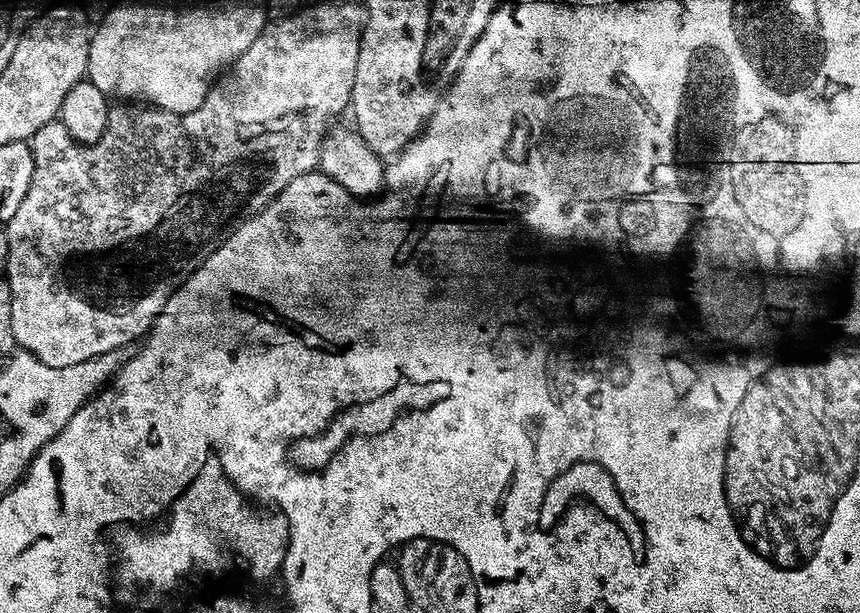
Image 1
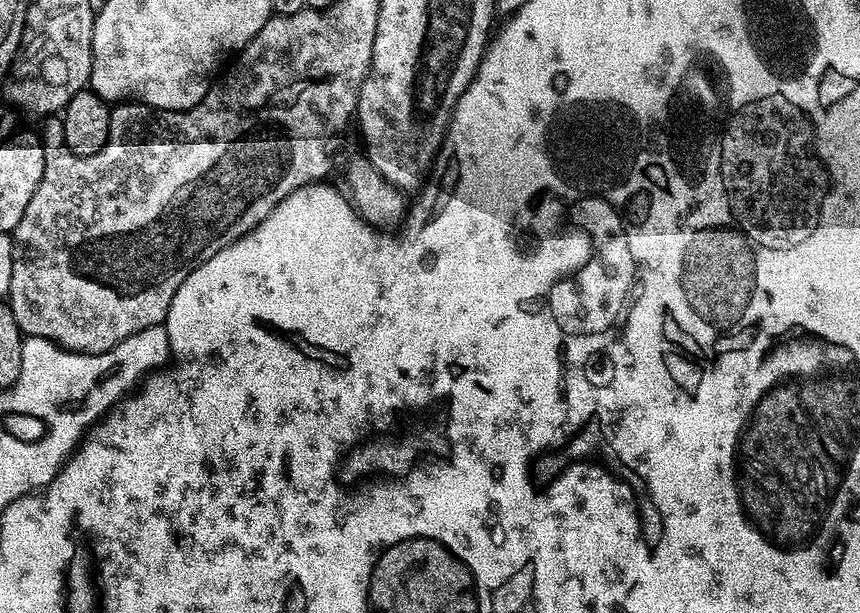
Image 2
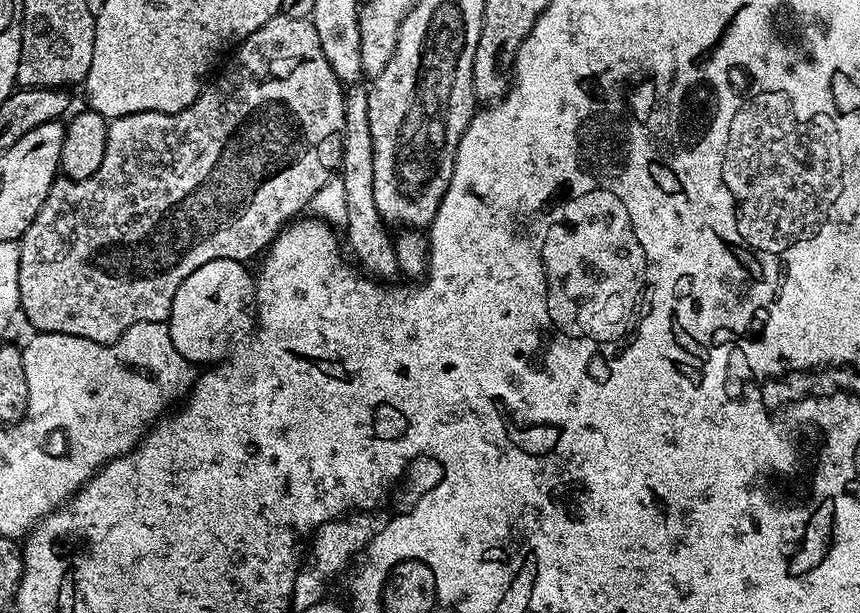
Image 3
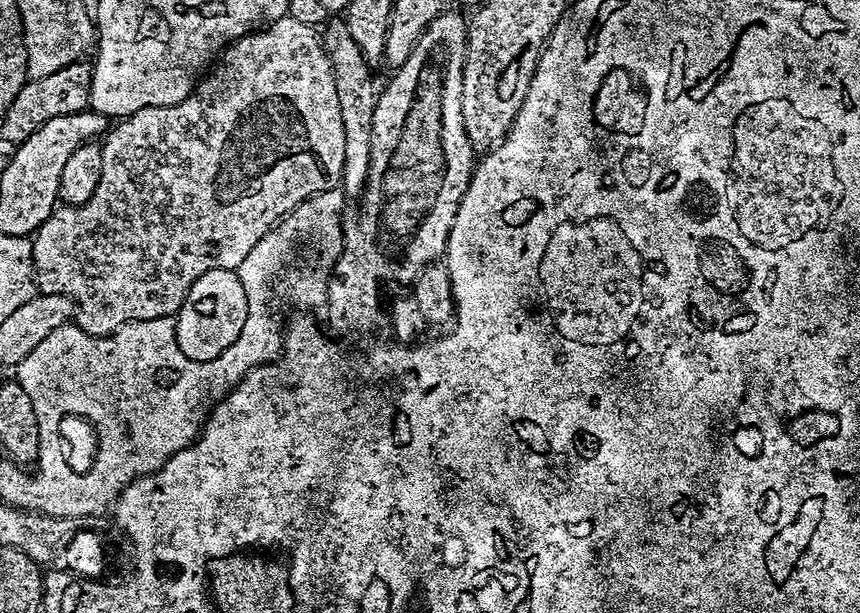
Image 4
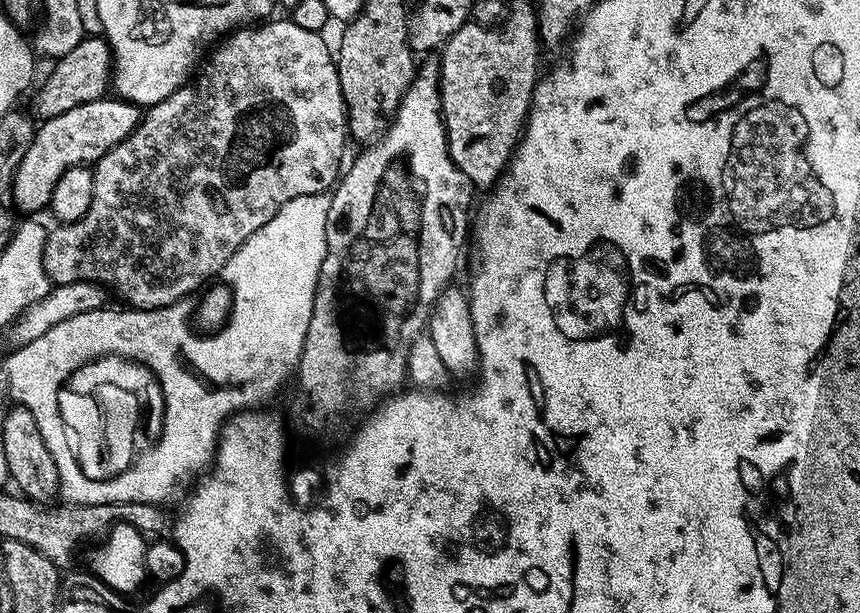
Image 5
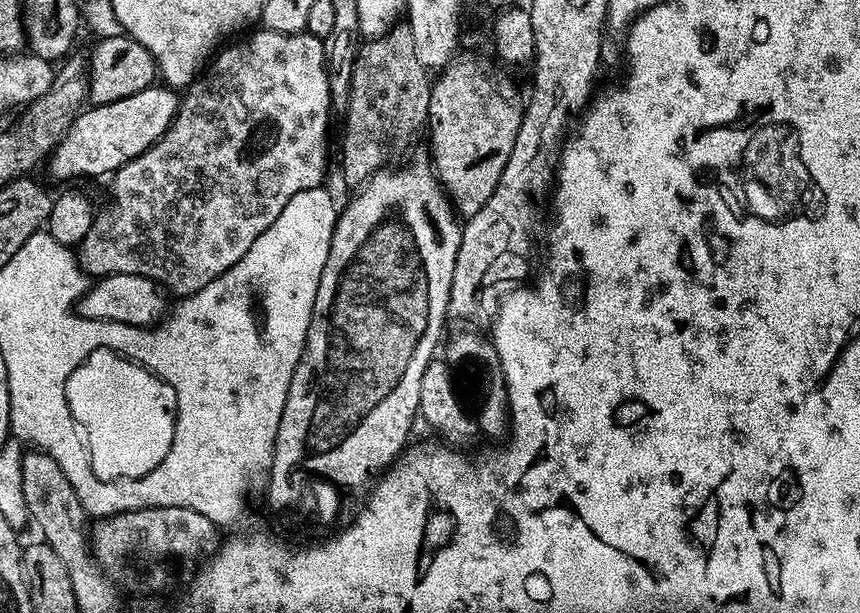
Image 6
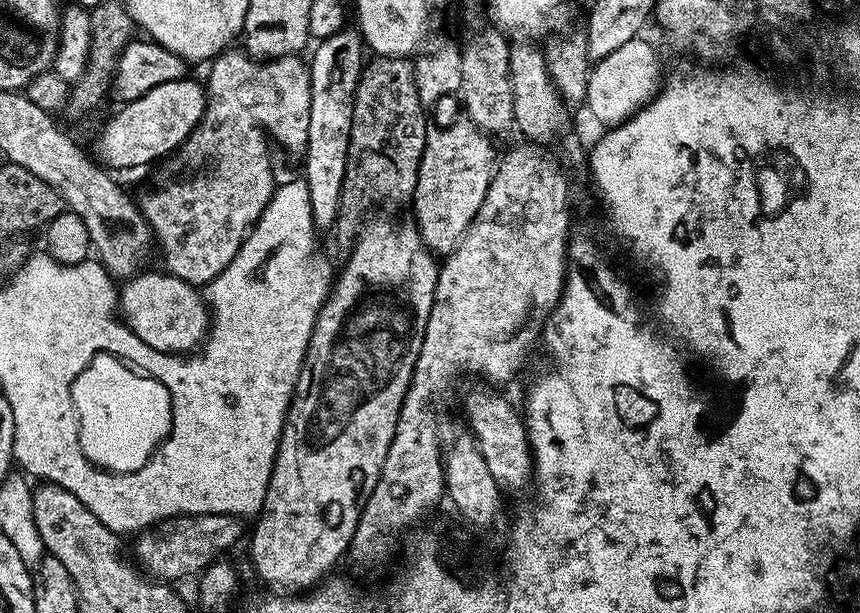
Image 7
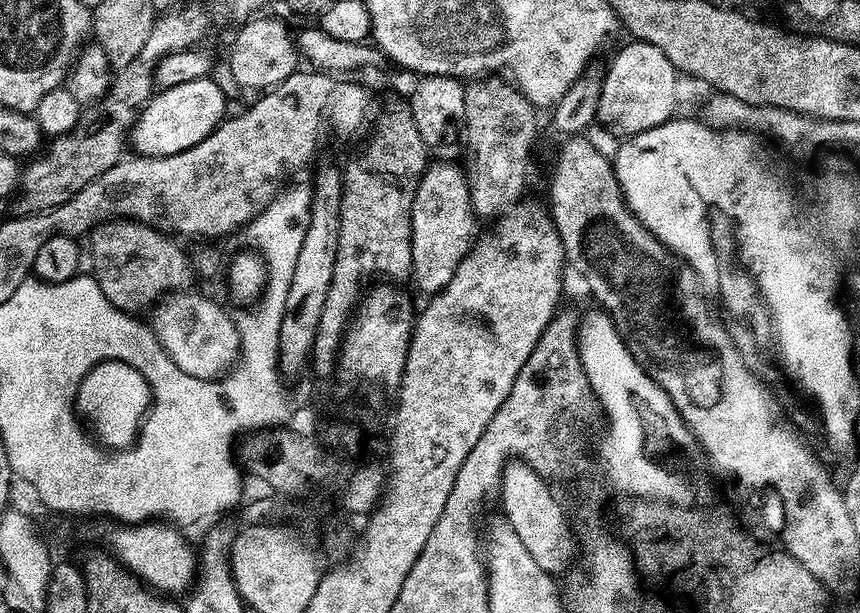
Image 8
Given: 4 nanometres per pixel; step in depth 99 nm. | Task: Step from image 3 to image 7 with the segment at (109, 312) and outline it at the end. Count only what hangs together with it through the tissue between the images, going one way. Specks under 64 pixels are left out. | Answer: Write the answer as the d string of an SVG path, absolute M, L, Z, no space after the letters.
M225 50L211 61L208 72L208 84L206 83L206 103L204 113L198 122L198 126L186 138L186 142L181 144L175 153L174 161L184 172L196 172L199 168L208 168L208 176L172 176L169 180L161 182L157 188L152 188L144 197L139 197L138 203L140 210L143 212L146 222L152 227L152 234L155 243L158 245L158 252L164 255L163 271L169 272L171 276L182 278L182 282L187 284L195 284L197 286L207 286L214 278L218 278L218 274L222 274L222 270L226 270L230 266L230 262L234 258L234 254L238 254L238 250L242 246L242 242L248 237L248 233L258 222L258 218L264 213L264 207L270 202L274 191L274 183L272 184L272 156L268 153L268 136L272 140L277 140L282 147L288 152L303 153L306 146L306 130L310 130L310 74L308 73L308 64L300 61L299 55L283 56L277 60L262 61L257 60L248 55L243 50Z

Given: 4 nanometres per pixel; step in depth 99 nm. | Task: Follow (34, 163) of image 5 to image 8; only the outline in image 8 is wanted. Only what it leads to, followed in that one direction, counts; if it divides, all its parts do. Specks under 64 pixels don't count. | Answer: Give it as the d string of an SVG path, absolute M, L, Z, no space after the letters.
M212 78L195 80L194 82L182 82L182 86L170 86L159 89L148 101L146 107L140 109L136 118L136 125L130 133L130 144L141 156L169 156L178 154L182 150L190 150L190 146L198 146L202 138L206 138L225 119L224 92L212 81Z

